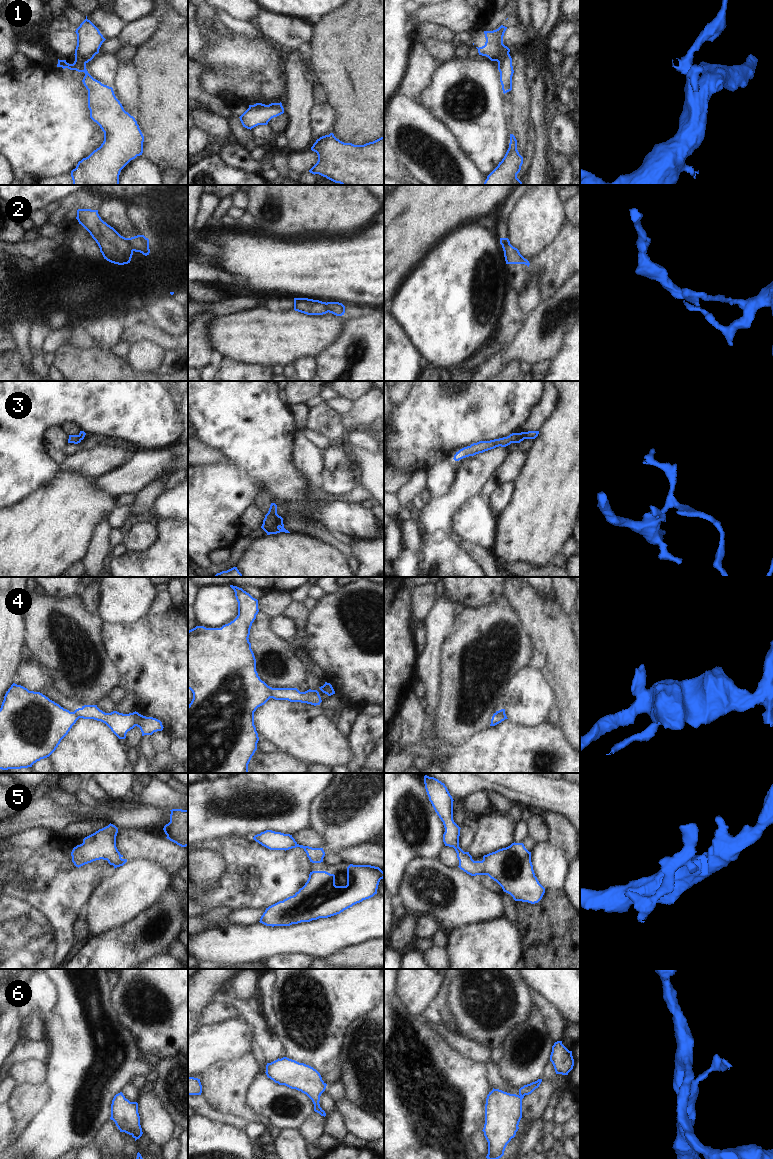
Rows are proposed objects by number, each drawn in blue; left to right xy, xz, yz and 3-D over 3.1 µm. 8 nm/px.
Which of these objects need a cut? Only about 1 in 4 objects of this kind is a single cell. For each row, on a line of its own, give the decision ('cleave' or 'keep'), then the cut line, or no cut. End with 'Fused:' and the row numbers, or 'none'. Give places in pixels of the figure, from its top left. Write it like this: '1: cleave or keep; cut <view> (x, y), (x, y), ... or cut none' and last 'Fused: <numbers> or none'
1: cleave; cut xy (75, 60), (85, 64)
2: cleave; cut xy (126, 238), (134, 250)
3: keep; cut none
4: cleave; cut xz (272, 688), (270, 697)
5: keep; cut none
6: keep; cut none
Fused: 1, 2, 4

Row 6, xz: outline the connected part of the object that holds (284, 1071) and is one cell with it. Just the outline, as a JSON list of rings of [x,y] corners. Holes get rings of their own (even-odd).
[[[283,1057],[267,1063],[265,1073],[275,1083],[306,1094],[314,1104],[314,1111],[321,1116],[326,1116],[325,1111],[320,1107],[319,1101],[327,1084],[322,1080],[320,1073],[316,1069]]]

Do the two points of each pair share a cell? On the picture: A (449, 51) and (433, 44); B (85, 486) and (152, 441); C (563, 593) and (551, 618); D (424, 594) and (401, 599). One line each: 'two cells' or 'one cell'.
A: one cell
B: two cells
C: two cells
D: two cells

